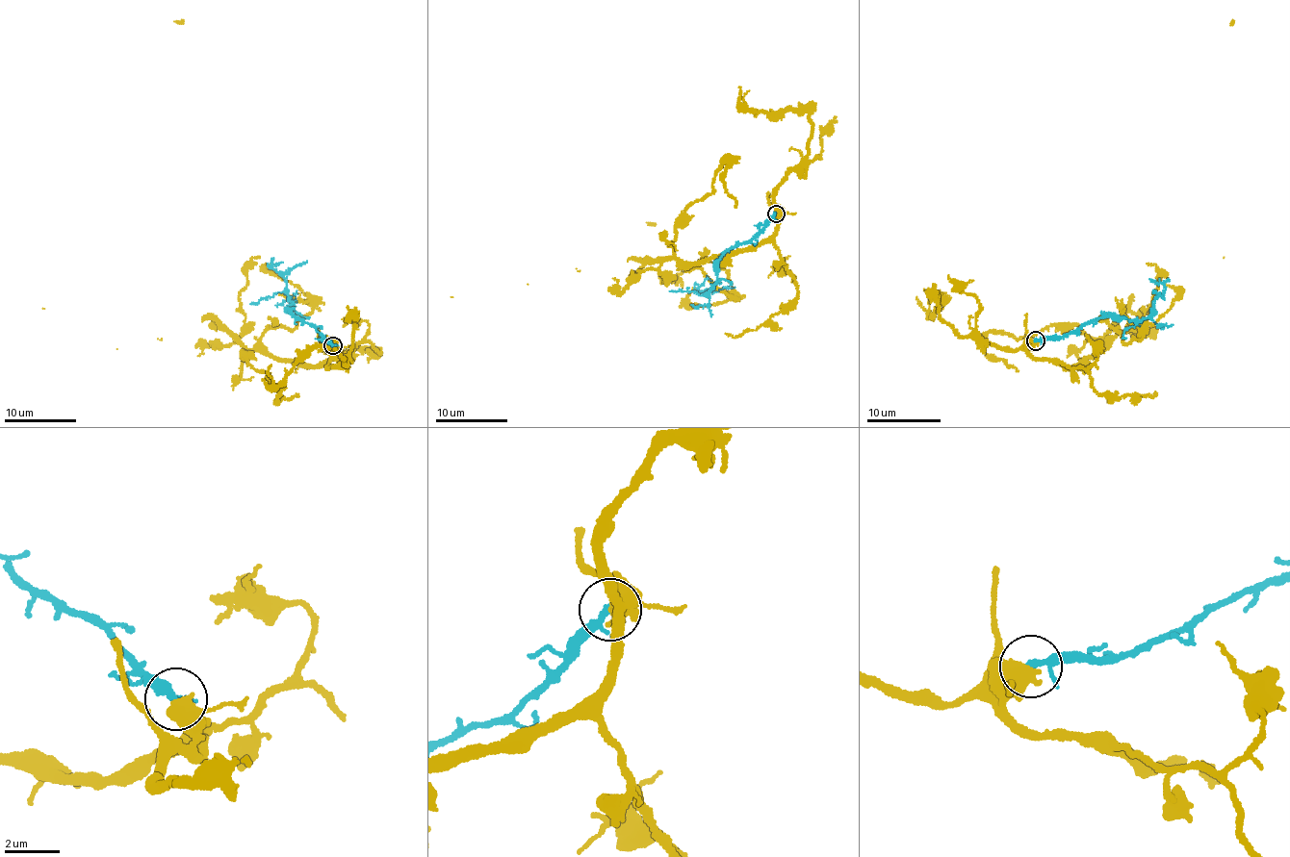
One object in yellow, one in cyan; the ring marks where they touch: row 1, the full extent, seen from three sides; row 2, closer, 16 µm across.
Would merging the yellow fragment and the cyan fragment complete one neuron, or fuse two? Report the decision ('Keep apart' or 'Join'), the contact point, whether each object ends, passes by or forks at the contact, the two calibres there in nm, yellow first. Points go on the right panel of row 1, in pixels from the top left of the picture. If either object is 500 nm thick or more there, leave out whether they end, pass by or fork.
Keep apart. Place: (1035, 340). At the ring yellow passes by. At the ring cyan passes by. Thickness 440 nm (yellow) against 200 nm

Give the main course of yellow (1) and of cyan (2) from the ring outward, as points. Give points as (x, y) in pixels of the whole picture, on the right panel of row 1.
1: (1034, 340), (1032, 356), (1070, 368), (1113, 330), (1124, 333), (1142, 318), (1232, 19)
2: (1036, 340), (1066, 336), (1083, 324), (1101, 318), (1144, 320), (1164, 288), (1153, 282)

